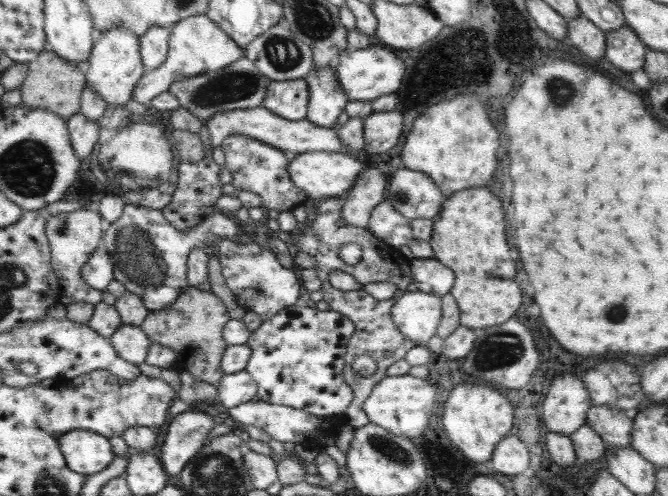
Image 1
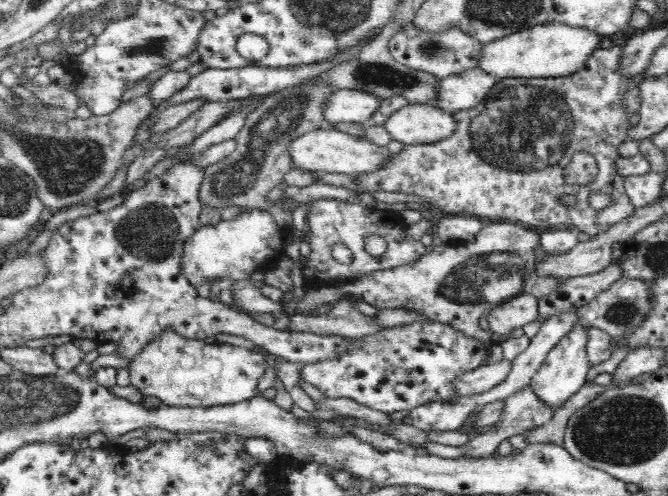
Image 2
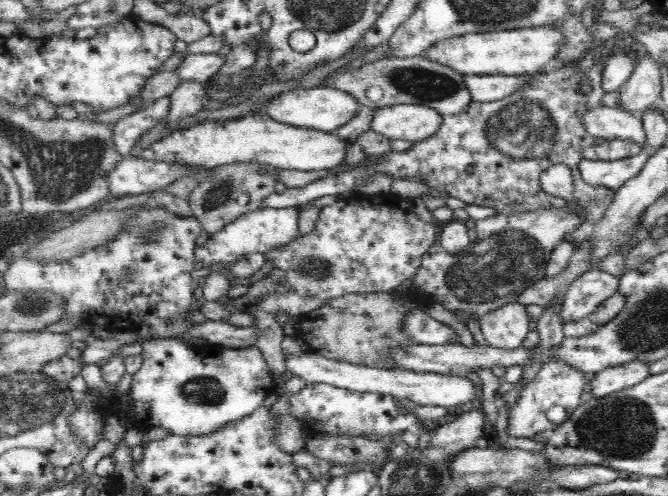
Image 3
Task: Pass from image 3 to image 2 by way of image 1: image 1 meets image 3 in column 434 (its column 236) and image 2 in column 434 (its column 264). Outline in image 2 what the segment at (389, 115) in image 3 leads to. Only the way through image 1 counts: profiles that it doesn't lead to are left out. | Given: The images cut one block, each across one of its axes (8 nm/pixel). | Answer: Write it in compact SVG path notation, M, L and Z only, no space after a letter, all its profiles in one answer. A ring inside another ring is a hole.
M408 104L400 110L396 110L384 124L386 130L391 134L391 140L398 140L404 147L410 144L432 144L444 140L454 134L456 130L456 119L452 113L444 111L431 104Z

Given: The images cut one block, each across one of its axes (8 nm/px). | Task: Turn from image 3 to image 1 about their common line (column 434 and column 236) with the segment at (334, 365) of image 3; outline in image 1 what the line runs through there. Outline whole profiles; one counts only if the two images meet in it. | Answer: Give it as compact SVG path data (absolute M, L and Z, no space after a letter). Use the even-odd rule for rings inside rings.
M245 370L222 376L217 388L215 400L229 409L248 402L257 395L257 384Z

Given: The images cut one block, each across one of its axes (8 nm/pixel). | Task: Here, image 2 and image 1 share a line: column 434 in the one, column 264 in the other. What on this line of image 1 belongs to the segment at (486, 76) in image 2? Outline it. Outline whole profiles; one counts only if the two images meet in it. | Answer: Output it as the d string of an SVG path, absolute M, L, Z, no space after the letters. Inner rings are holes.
M304 78L293 81L270 81L261 106L286 120L307 118L310 93Z

